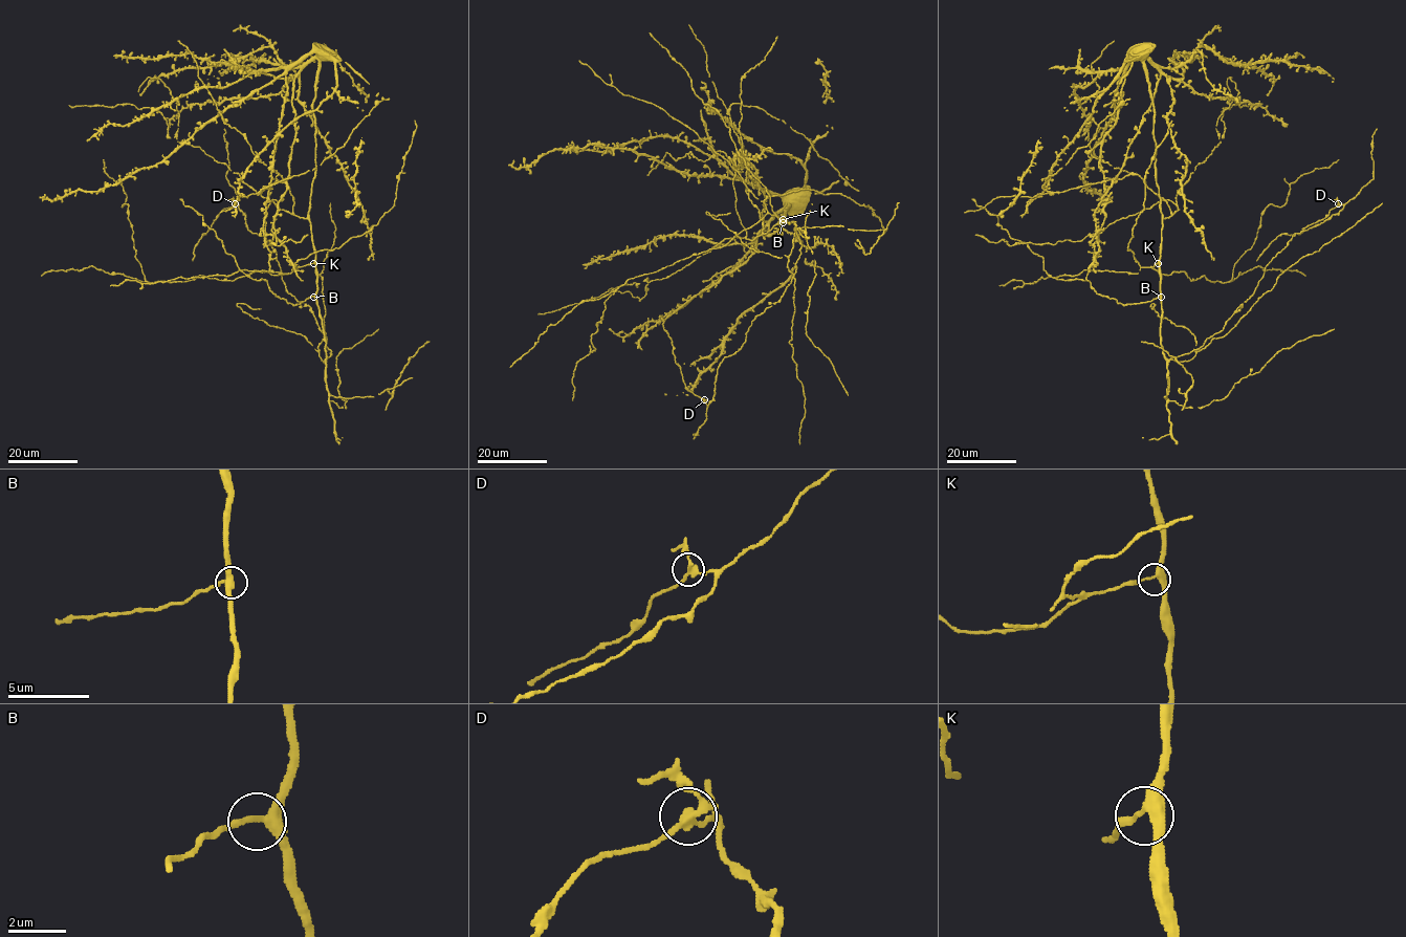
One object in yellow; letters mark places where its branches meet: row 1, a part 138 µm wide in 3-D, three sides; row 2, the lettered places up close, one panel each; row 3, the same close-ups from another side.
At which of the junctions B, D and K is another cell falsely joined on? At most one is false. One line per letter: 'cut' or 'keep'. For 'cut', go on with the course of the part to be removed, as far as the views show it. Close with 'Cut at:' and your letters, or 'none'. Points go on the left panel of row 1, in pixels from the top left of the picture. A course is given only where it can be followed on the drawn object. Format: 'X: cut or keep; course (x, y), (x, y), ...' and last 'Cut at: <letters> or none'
B: keep
D: cut; course (235, 204), (224, 209), (202, 235), (194, 247), (193, 261)
K: keep
Cut at: D

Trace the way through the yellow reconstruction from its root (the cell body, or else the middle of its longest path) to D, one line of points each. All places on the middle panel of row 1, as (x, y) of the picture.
D: (781, 223), (795, 225), (795, 273), (724, 357), (714, 399), (704, 399)

